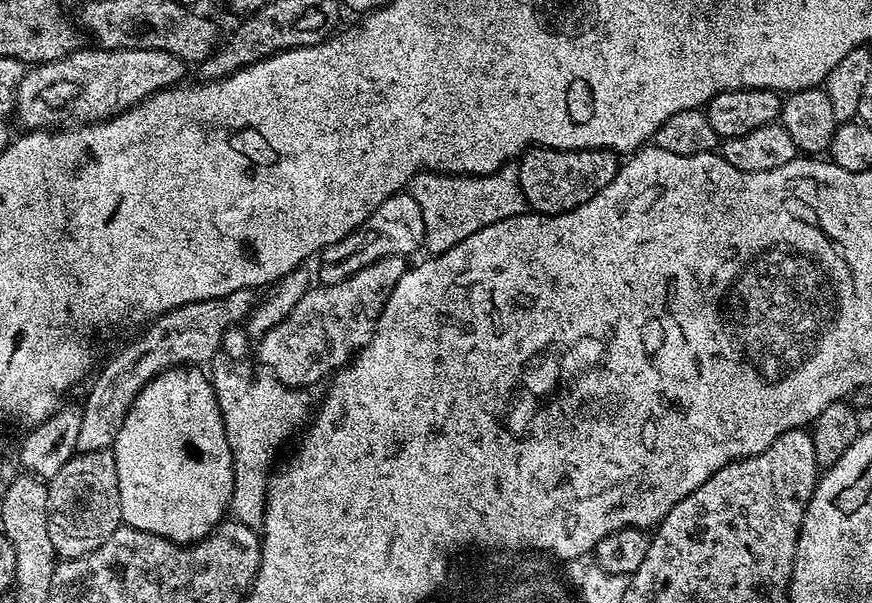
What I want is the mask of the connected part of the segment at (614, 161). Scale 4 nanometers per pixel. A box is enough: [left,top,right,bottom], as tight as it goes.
[518,148,621,216]

